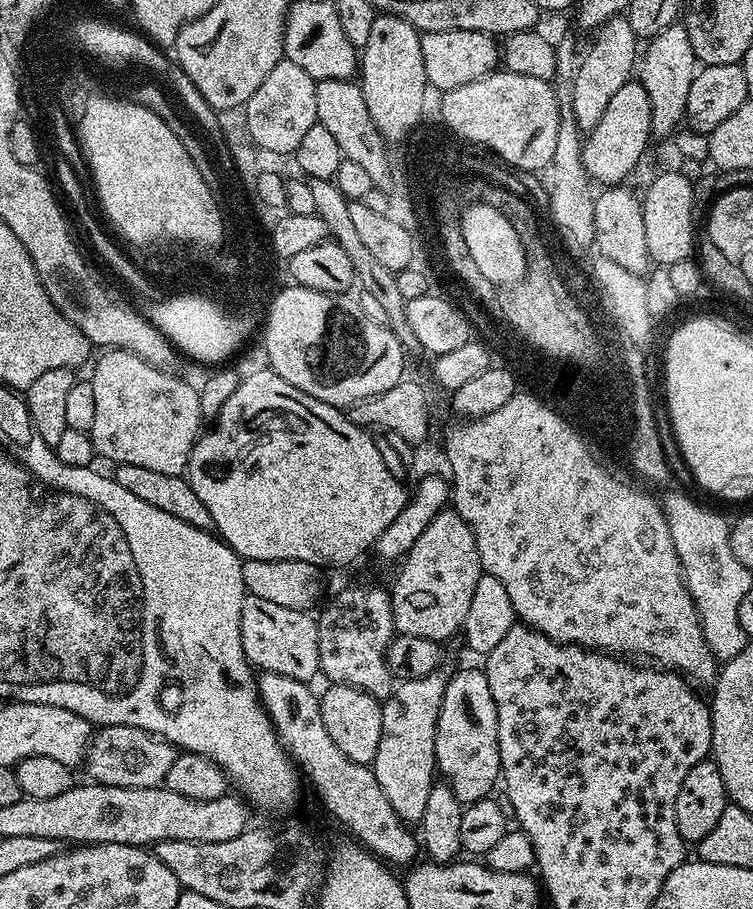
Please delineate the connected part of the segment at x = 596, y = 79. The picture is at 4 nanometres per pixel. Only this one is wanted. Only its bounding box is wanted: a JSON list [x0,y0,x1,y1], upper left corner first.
[574,14,638,134]

